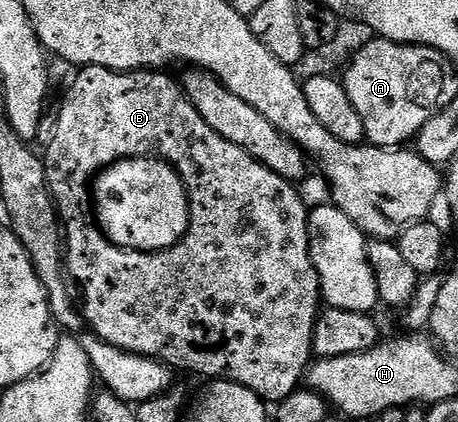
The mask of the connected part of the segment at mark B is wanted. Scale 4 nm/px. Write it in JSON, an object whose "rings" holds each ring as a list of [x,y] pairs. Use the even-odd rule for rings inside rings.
{"rings":[[[88,66],[79,71],[79,76],[70,84],[62,105],[58,108],[58,117],[54,120],[54,129],[50,132],[50,141],[44,151],[46,166],[46,188],[54,200],[54,207],[58,209],[58,218],[62,226],[64,237],[64,268],[69,279],[82,287],[80,296],[80,311],[83,321],[89,331],[98,336],[104,343],[118,347],[132,355],[157,358],[169,369],[179,372],[195,372],[198,376],[211,376],[211,381],[229,380],[232,384],[239,384],[252,390],[264,402],[277,402],[288,398],[288,394],[299,391],[304,377],[312,363],[314,356],[314,327],[320,315],[320,293],[322,287],[318,281],[318,272],[310,257],[310,218],[308,207],[298,197],[298,192],[291,181],[280,174],[265,168],[240,146],[232,146],[228,138],[220,138],[200,114],[196,114],[196,106],[187,98],[182,85],[162,70],[143,70],[141,72],[113,72],[104,66]],[[153,158],[171,164],[178,171],[186,187],[186,194],[190,199],[190,225],[184,238],[171,248],[163,252],[132,252],[124,248],[117,248],[98,227],[92,215],[92,181],[104,168],[110,167],[118,160],[140,160]]]}

